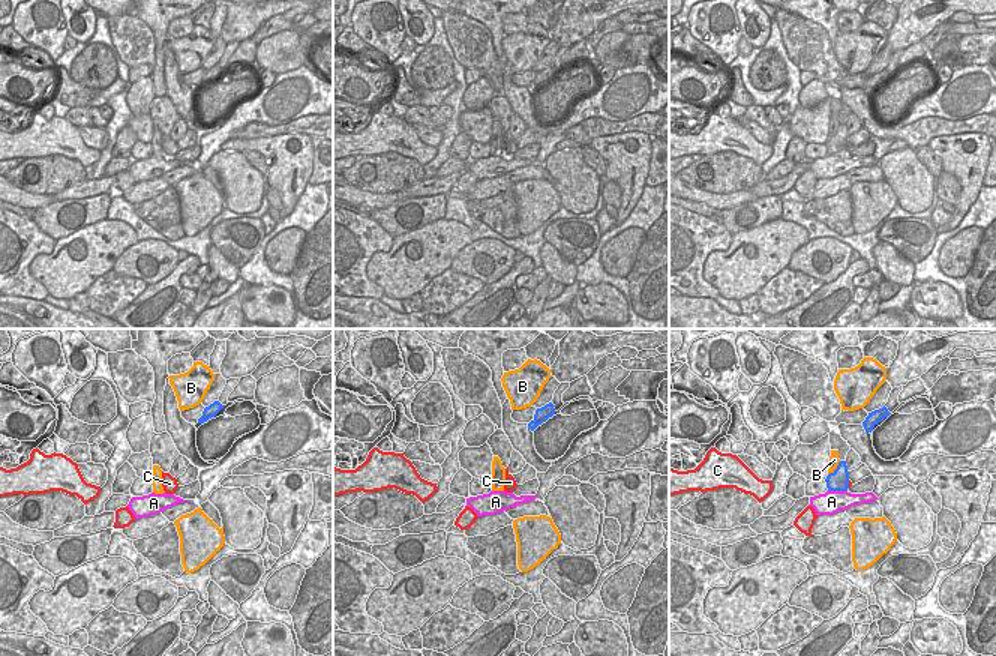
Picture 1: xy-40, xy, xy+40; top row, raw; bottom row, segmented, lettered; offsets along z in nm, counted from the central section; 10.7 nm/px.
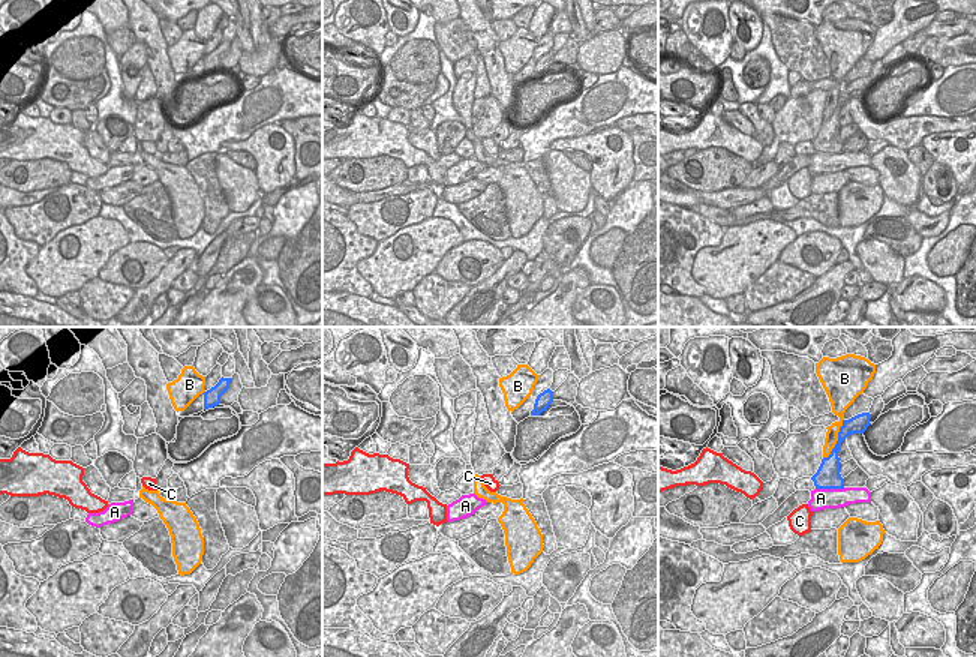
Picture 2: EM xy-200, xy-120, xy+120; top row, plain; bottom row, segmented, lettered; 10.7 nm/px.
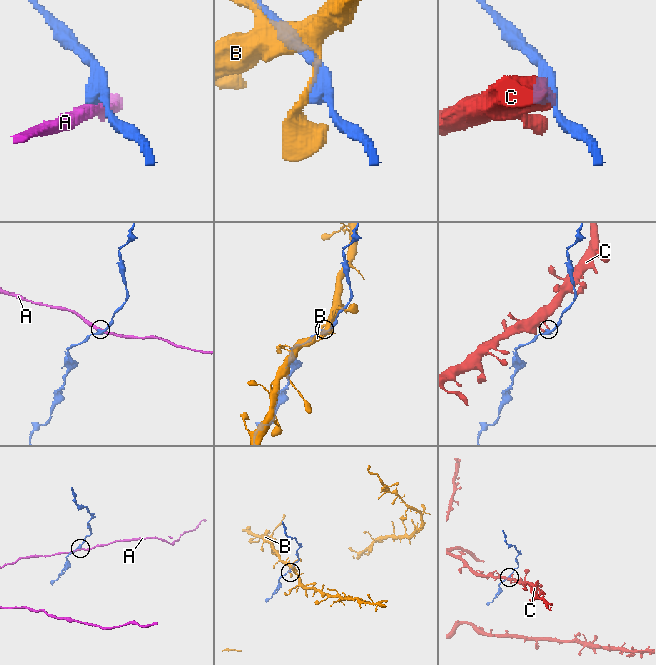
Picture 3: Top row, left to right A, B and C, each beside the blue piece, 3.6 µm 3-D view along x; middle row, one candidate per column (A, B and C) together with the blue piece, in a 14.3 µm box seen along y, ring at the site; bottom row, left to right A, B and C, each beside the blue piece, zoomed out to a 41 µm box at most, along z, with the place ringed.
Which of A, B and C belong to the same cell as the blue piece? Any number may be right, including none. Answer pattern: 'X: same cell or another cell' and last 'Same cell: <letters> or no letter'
A: another cell
B: another cell
C: another cell
Same cell: no letter

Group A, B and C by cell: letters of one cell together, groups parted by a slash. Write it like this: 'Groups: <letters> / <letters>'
Groups: A / B / C.

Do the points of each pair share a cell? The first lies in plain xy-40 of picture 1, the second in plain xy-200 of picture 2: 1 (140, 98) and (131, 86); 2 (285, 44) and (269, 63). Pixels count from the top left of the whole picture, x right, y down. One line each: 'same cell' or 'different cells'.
1: same cell
2: same cell

